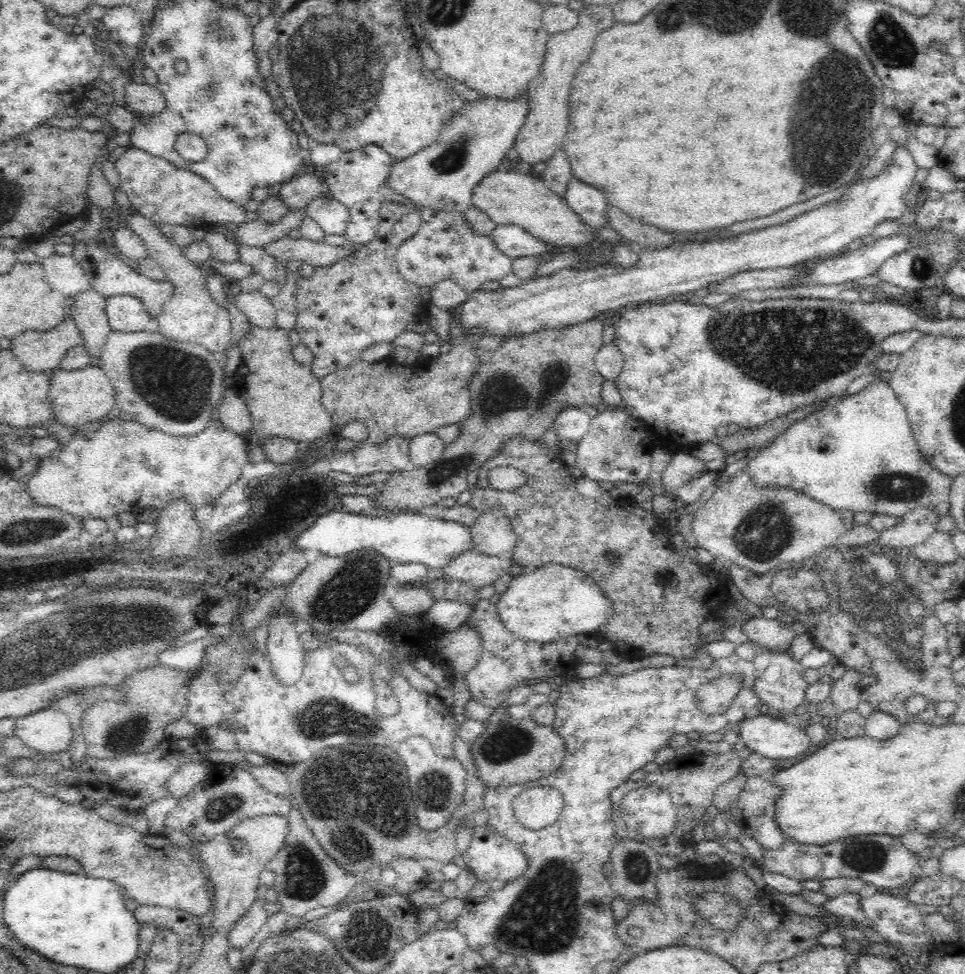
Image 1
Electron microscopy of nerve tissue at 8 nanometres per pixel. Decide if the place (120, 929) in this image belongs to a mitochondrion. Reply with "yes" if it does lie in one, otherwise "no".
no

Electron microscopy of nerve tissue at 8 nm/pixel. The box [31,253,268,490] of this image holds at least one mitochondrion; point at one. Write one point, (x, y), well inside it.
(177, 385)

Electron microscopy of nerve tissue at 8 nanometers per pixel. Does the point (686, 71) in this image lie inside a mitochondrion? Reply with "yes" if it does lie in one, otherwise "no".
no

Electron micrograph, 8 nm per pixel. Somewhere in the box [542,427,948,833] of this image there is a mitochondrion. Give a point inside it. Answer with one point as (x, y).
(870, 587)

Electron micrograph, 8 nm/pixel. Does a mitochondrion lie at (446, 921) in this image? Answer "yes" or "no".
no

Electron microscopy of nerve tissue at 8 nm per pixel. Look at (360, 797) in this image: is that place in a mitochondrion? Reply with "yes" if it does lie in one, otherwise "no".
yes

